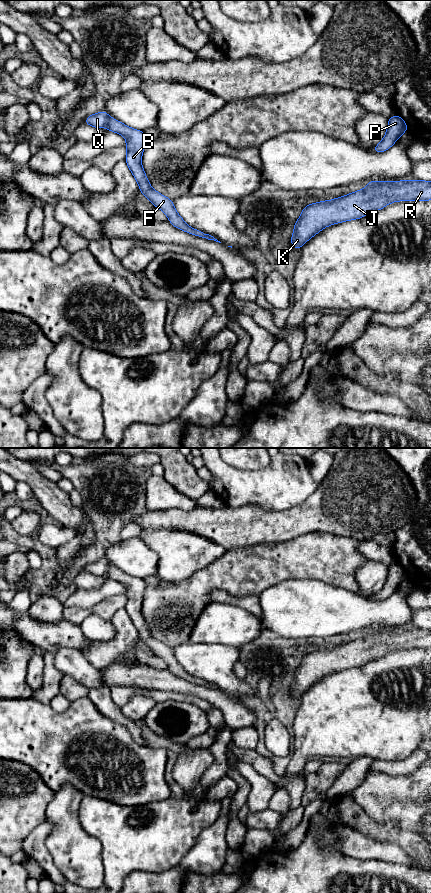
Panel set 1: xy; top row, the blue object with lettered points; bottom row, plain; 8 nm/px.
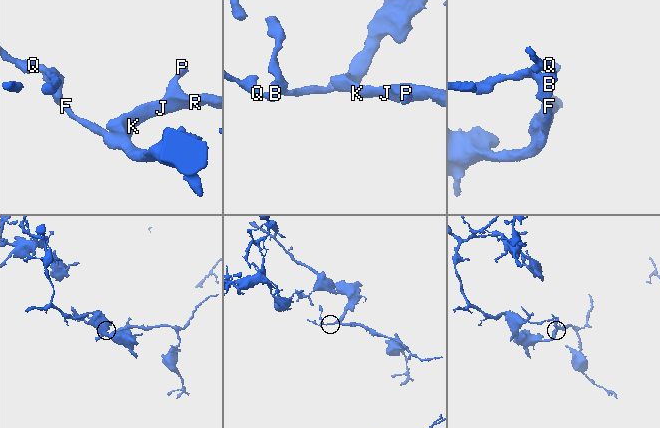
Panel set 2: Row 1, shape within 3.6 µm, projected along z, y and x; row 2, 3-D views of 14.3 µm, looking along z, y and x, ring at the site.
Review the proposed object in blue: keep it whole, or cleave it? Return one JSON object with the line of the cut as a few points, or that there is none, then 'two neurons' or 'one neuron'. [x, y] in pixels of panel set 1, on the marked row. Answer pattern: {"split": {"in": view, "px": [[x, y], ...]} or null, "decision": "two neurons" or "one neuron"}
{"split": null, "decision": "one neuron"}

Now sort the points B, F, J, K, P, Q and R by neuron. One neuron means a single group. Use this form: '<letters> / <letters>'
B F J K P Q R

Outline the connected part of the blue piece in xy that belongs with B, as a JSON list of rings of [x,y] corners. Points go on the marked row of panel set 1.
[[[101,111],[88,116],[84,120],[84,124],[95,128],[106,127],[107,130],[121,134],[126,138],[125,147],[127,148],[128,152],[125,157],[125,161],[139,185],[141,194],[148,198],[156,208],[162,210],[168,217],[169,222],[174,227],[181,229],[191,235],[221,243],[213,236],[187,225],[186,222],[177,213],[173,201],[158,193],[151,187],[141,164],[144,145],[147,139],[143,131],[130,128],[122,122],[114,118],[110,118],[106,111]]]

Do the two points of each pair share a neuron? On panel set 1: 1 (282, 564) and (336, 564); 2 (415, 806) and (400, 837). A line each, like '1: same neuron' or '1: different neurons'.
1: same neuron
2: different neurons

